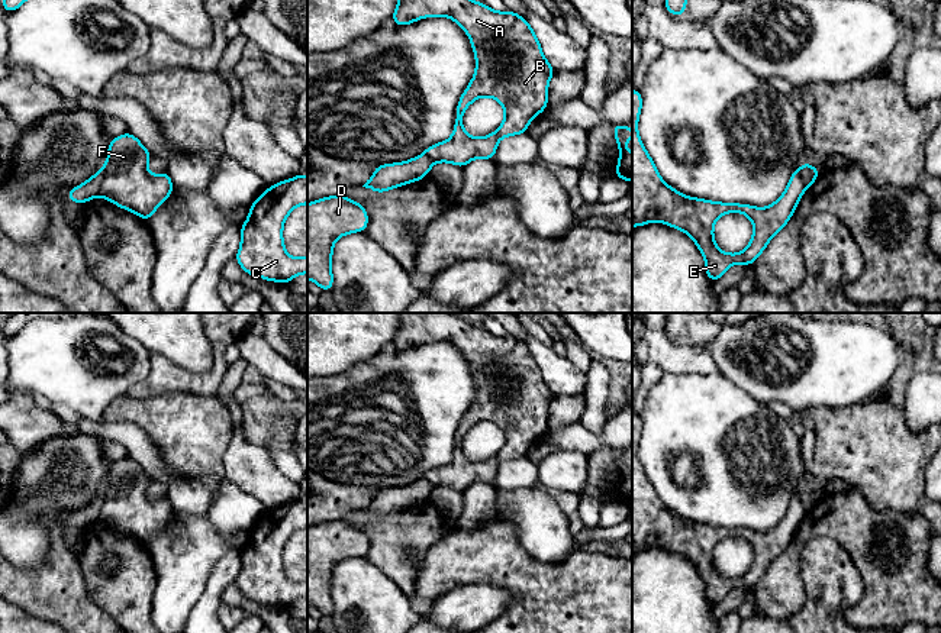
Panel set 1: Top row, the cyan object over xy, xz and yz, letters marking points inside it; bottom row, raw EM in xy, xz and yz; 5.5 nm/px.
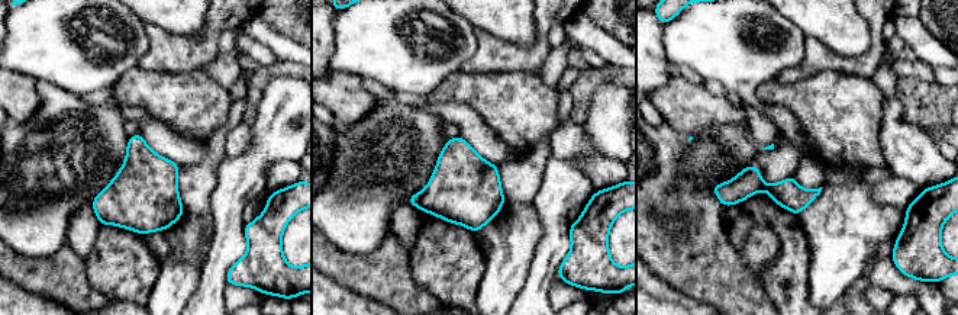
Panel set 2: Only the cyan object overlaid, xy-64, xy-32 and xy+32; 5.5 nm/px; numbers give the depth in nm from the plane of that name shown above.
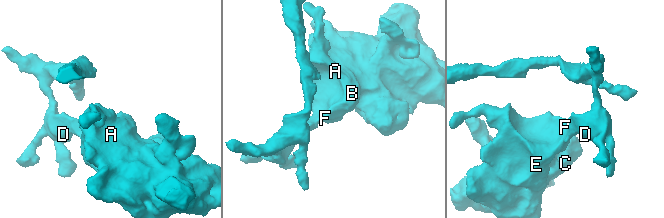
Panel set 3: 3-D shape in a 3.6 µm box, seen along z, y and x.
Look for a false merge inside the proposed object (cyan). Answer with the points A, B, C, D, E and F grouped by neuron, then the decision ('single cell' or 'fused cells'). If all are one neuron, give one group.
A B C E F / D | fused cells

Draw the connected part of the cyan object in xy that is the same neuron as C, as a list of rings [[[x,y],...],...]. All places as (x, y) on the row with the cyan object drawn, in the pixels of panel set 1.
[[[304,174],[268,187],[255,203],[249,204],[249,216],[241,226],[241,246],[235,255],[246,274],[286,284],[299,274],[307,274],[307,256],[290,256],[283,240],[283,226],[287,216],[302,204],[307,204],[307,175]]]

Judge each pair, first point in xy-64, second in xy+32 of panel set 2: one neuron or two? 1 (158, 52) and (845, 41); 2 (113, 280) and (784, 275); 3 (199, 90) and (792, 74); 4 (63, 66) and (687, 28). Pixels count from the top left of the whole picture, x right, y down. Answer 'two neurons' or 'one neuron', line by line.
1: two neurons
2: one neuron
3: two neurons
4: one neuron

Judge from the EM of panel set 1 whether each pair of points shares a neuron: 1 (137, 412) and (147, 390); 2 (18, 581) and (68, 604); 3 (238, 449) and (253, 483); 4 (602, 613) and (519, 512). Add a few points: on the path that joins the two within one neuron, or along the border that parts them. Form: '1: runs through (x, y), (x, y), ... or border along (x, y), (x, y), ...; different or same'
1: border along (177, 390), (142, 397), (126, 394); different
2: runs through (31, 588), (55, 591); same
3: runs through (242, 458), (251, 474); same
4: border along (576, 548), (557, 562), (541, 562), (527, 552); different

